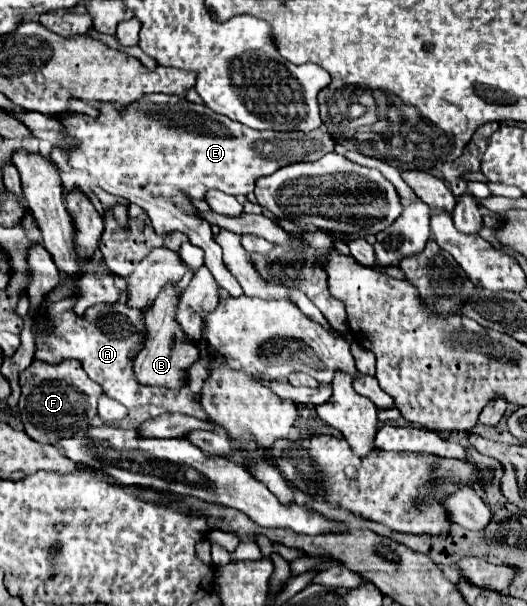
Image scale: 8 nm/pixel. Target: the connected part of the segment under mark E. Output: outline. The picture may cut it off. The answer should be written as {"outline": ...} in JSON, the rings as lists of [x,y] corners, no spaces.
{"outline":[[[152,94],[152,98],[144,98],[144,102],[136,102],[136,106],[128,110],[128,114],[116,114],[112,106],[102,106],[98,118],[86,114],[74,114],[72,118],[66,118],[62,122],[64,126],[68,126],[68,134],[72,134],[76,142],[80,142],[80,146],[76,148],[70,150],[64,148],[70,166],[90,174],[102,190],[122,196],[128,202],[134,202],[140,208],[144,208],[158,234],[166,234],[172,230],[180,230],[188,234],[190,242],[204,250],[204,266],[208,266],[218,286],[224,288],[230,296],[242,294],[240,284],[236,282],[236,278],[232,278],[230,270],[224,266],[220,246],[212,238],[210,224],[194,216],[194,206],[190,200],[204,200],[206,192],[212,188],[232,196],[246,196],[254,192],[254,182],[260,176],[272,174],[278,168],[288,166],[292,162],[314,162],[322,158],[326,152],[334,152],[336,148],[334,138],[322,128],[316,128],[312,132],[252,130],[248,126],[240,126],[238,122],[232,122],[230,118],[216,114],[214,110],[208,110],[208,106],[204,104],[192,104],[184,98],[164,96],[164,94]]]}

